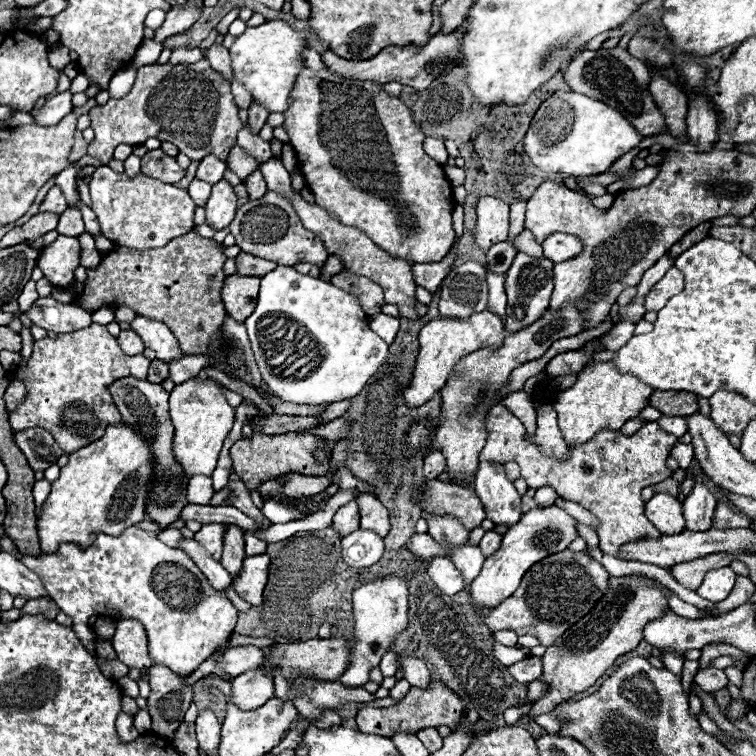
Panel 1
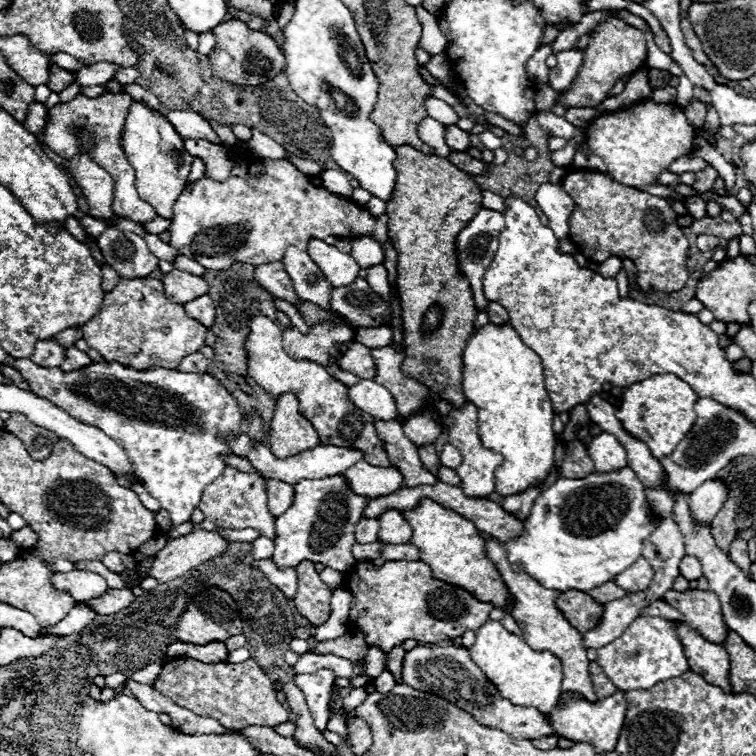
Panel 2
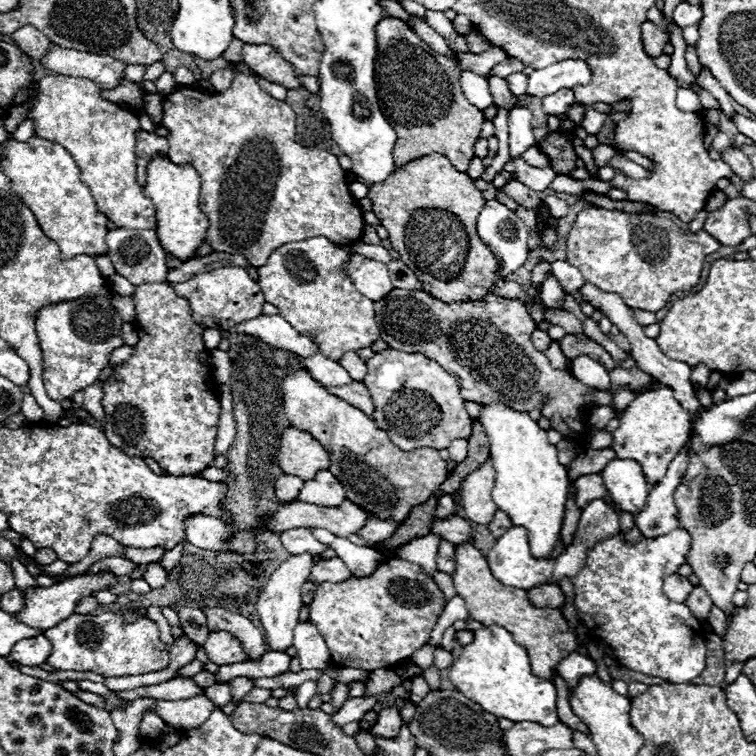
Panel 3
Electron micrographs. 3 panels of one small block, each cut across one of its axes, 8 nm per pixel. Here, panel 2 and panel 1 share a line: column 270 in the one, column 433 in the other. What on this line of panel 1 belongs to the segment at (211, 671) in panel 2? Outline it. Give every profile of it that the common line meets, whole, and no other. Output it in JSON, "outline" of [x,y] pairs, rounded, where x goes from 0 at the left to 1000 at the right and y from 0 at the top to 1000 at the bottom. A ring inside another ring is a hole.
{"outline":[[[571,899],[566,913],[556,910],[542,910],[537,923],[526,929],[524,934],[516,937],[476,937],[471,944],[471,958],[474,966],[481,971],[500,971],[500,974],[513,974],[519,976],[524,968],[553,968],[561,963],[574,963],[574,960],[595,960],[601,963],[608,952],[614,950],[614,929],[593,913],[587,905]]]}

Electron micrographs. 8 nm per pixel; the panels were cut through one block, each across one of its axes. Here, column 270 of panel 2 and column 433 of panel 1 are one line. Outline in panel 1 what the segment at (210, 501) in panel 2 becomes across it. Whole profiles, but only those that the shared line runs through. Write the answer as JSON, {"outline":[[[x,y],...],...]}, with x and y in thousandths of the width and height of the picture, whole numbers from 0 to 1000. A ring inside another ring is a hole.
{"outline":[[[563,680],[561,685],[566,690],[566,706],[574,714],[582,714],[582,720],[603,722],[619,717],[619,701],[603,685],[577,680]]]}

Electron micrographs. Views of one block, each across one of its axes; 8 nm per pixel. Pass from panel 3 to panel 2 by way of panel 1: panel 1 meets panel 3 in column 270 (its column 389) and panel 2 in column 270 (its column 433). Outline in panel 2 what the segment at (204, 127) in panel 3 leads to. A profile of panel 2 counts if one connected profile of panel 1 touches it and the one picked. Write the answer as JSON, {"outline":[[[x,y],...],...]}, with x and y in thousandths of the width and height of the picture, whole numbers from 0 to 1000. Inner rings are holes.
{"outline":[[[310,204],[310,222],[304,228],[304,235],[296,241],[286,241],[270,233],[270,214],[265,209],[257,209],[251,222],[251,238],[259,238],[246,246],[246,251],[235,259],[230,270],[230,288],[225,296],[228,317],[225,323],[238,331],[238,336],[265,347],[270,354],[280,357],[302,357],[310,347],[325,347],[333,352],[344,352],[352,347],[368,347],[376,339],[376,331],[381,325],[407,328],[407,317],[418,312],[421,317],[429,317],[431,312],[450,312],[450,315],[474,315],[474,312],[492,312],[503,323],[513,317],[513,286],[492,286],[481,272],[468,270],[463,262],[439,257],[429,249],[415,246],[407,230],[397,228],[384,212],[357,212],[357,209],[341,209],[331,206],[333,214],[328,214],[328,204]]]}

